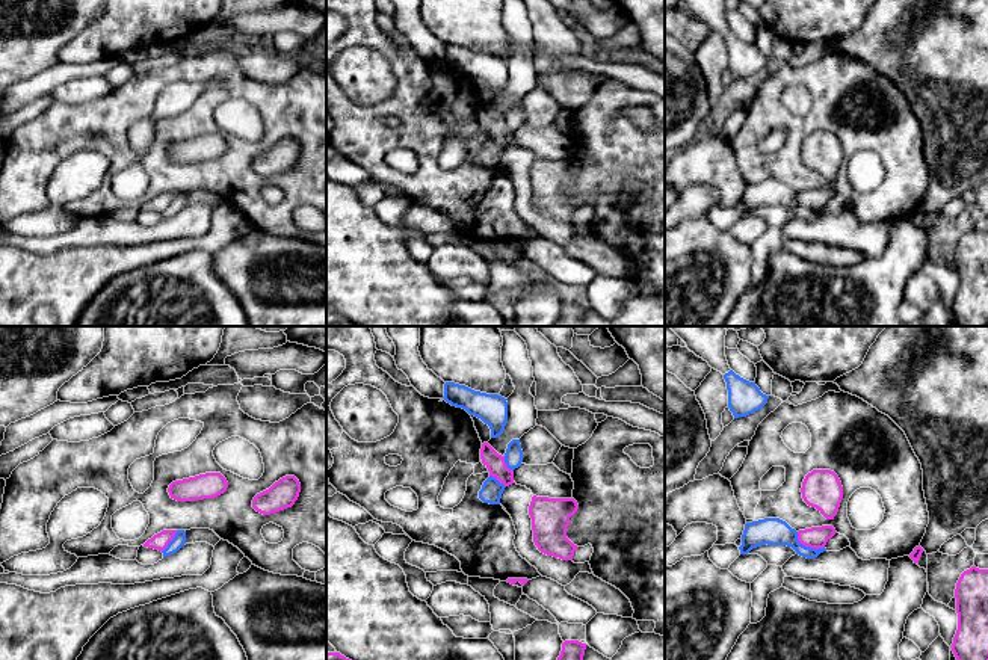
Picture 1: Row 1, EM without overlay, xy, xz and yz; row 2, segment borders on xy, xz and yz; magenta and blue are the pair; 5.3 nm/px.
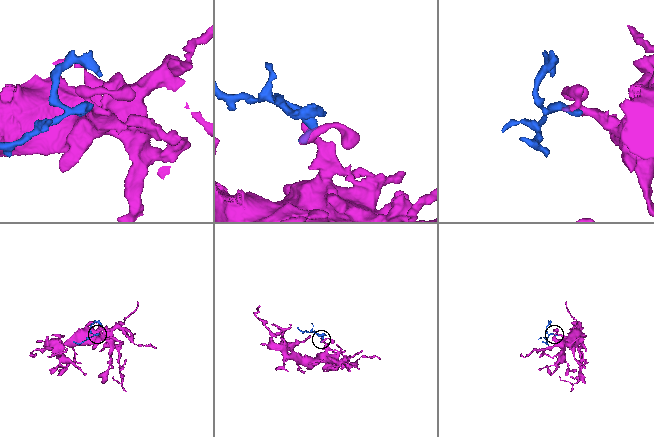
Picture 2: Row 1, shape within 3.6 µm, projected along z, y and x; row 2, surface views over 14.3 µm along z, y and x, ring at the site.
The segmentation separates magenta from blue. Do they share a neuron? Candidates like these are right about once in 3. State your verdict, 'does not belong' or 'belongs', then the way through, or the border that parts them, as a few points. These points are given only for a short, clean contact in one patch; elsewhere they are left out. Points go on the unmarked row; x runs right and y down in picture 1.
does not belong; border along yz (796, 194), (796, 200), (802, 206), (812, 210), (824, 209)

